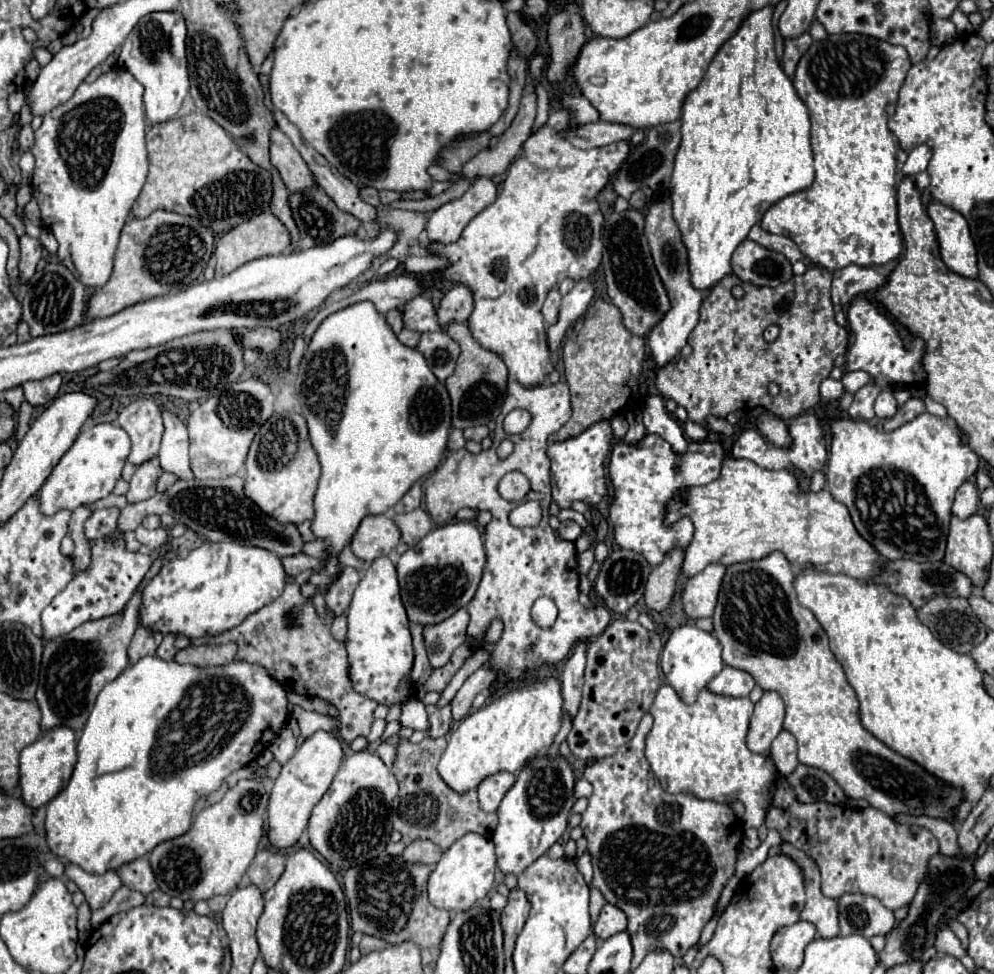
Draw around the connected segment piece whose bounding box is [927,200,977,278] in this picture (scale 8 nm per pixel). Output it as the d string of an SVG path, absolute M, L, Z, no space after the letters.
M935 200L929 204L927 214L933 220L945 266L965 278L977 278L977 250L965 218Z

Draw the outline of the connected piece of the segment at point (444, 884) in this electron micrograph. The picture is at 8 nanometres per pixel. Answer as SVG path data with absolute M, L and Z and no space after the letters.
M465 834L443 852L441 860L433 868L427 882L429 902L441 910L455 910L455 912L469 910L469 906L485 898L485 894L493 888L493 878L495 878L493 842L479 834Z

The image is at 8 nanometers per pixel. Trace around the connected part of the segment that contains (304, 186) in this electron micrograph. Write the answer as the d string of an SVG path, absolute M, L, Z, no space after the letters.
M279 128L271 132L271 164L279 170L291 194L309 190L309 186L317 186L317 180L313 178L307 162Z

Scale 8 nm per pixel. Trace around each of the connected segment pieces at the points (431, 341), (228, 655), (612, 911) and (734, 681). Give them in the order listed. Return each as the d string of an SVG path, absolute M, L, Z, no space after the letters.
M425 332L417 344L417 350L429 362L429 368L437 376L439 382L445 382L449 374L455 370L455 362L459 356L459 346L455 340L447 336L447 332Z
M223 644L223 646L191 646L185 650L179 650L175 654L175 662L181 664L193 664L193 666L225 666L233 662L237 652L235 644Z
M605 902L603 910L601 910L601 916L599 920L595 922L595 934L597 938L605 940L617 932L623 932L627 928L627 918L625 918L625 912L619 910L617 906Z
M725 666L709 684L707 688L715 694L723 694L723 696L749 696L749 692L753 690L755 680L751 674Z

